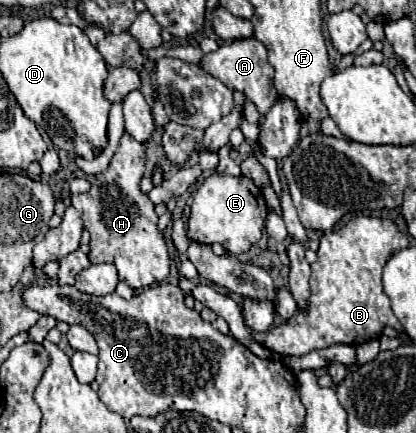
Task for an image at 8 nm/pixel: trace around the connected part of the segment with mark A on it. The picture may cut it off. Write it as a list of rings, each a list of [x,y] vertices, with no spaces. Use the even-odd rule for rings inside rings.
[[[247,38],[247,40],[235,40],[231,44],[223,44],[219,46],[219,50],[203,54],[199,66],[207,74],[221,80],[229,90],[237,90],[245,96],[247,102],[253,102],[259,112],[259,126],[263,124],[265,114],[277,102],[277,92],[273,88],[273,66],[267,62],[267,48],[259,40]]]

